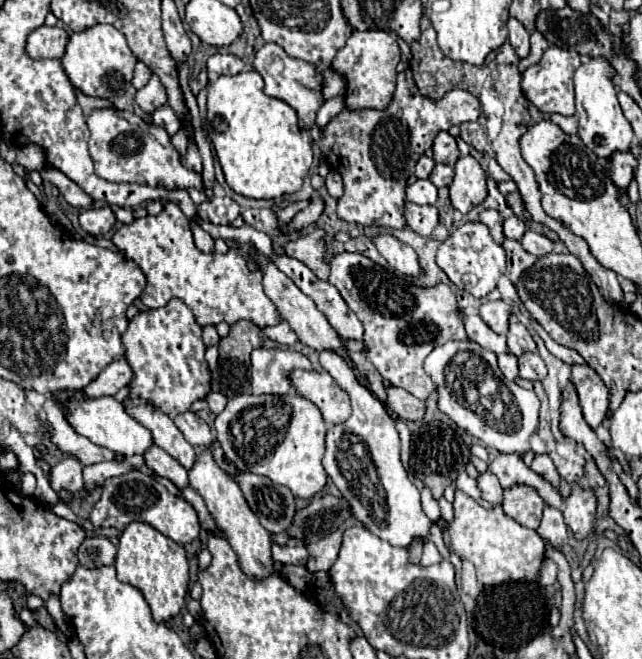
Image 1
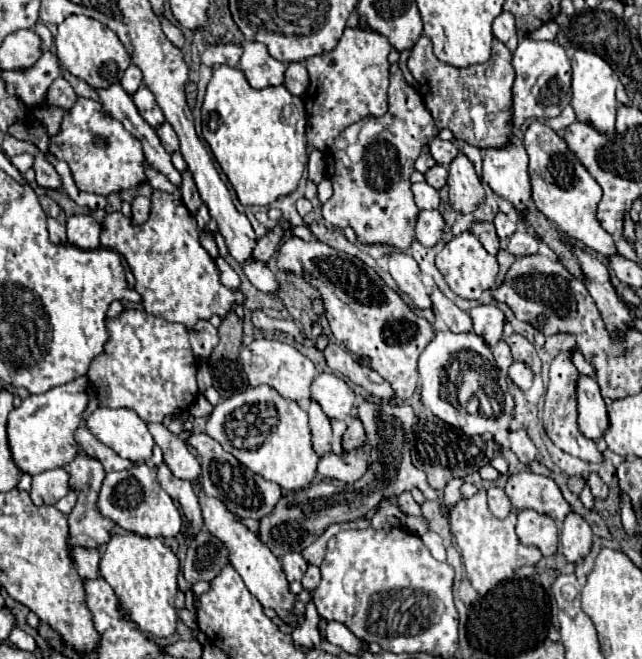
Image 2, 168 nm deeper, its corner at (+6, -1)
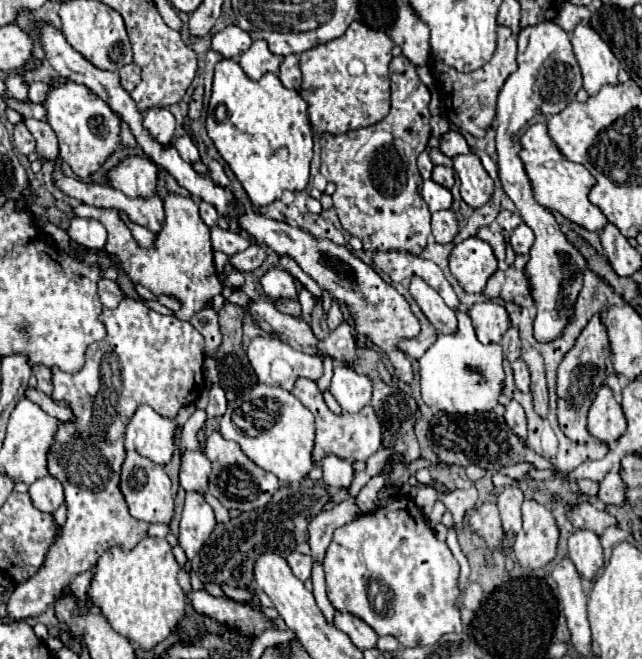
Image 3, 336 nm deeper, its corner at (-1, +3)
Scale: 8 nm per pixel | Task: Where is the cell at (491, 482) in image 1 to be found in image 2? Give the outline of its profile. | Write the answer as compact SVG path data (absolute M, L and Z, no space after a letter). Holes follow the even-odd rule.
M491 485L491 487L487 489L487 501L489 501L489 509L491 509L491 513L493 513L495 517L505 517L505 515L509 515L511 503L509 503L509 499L507 499L507 495L505 495L505 491L503 491L501 487Z

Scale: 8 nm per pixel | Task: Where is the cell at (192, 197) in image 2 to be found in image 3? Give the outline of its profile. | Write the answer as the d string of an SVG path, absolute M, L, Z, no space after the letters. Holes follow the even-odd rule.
M200 203L200 215L202 215L202 221L208 225L208 227L216 227L216 223L218 223L218 213L216 213L216 209L212 207L212 205L208 205L208 203Z

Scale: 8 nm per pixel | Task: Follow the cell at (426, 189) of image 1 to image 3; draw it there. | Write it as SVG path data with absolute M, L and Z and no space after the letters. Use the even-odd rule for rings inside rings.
M432 179L424 181L424 185L422 185L422 197L428 203L432 213L440 211L440 209L450 209L450 205L452 205L452 193L450 193L450 189L434 183Z

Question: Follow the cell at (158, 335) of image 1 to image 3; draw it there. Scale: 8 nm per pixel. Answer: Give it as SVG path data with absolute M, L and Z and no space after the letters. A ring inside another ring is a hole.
M124 297L116 309L104 309L100 313L100 321L106 327L106 337L88 347L84 355L84 367L78 373L64 373L58 367L52 367L52 399L64 401L74 413L72 421L60 423L56 439L52 443L52 451L48 451L48 473L50 477L60 479L64 487L64 503L68 509L68 517L66 523L60 527L56 539L52 541L52 547L48 549L40 571L22 585L18 585L6 599L8 617L14 621L38 617L40 613L44 613L76 575L96 565L104 551L112 547L132 551L132 547L136 547L148 535L150 523L134 519L128 513L124 497L120 495L120 469L126 455L124 427L140 405L150 405L156 413L164 417L176 417L182 407L198 399L198 393L204 387L204 337L188 321L160 315L130 297Z

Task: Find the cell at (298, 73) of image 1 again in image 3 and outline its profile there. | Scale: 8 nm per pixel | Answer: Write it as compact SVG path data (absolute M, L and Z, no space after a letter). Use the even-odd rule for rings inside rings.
M254 41L252 45L250 45L250 49L240 57L240 67L244 69L244 73L250 77L250 79L254 79L254 81L258 81L264 73L274 73L274 75L278 75L278 67L280 67L280 57L278 55L274 55L274 53L270 53L270 49L268 49L268 43L264 43L264 41Z

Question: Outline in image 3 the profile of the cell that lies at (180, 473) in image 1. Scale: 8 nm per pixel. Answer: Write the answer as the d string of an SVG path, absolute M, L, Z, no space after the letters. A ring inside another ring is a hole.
M186 493L186 505L180 519L180 547L186 551L188 559L192 559L200 547L208 541L210 533L216 527L214 511L204 501L202 493Z

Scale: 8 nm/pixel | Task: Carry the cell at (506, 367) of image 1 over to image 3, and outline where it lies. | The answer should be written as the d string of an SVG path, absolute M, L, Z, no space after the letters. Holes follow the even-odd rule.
M508 329L506 335L502 337L502 351L504 351L504 357L512 363L520 357L520 339L518 339L518 329Z

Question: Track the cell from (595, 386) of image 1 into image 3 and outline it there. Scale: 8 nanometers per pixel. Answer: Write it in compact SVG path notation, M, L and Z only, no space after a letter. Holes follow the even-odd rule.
M602 387L588 413L588 431L602 443L614 443L626 431L626 419L610 387Z

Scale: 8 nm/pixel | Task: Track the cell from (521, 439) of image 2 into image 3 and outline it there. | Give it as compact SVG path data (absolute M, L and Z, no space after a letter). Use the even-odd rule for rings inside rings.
M512 399L508 401L508 405L504 405L504 419L520 439L526 439L526 415L518 401Z

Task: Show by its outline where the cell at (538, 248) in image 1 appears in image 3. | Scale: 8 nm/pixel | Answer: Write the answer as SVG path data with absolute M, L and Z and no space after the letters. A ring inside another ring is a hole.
M520 223L520 225L512 231L512 235L510 235L510 245L512 245L514 253L526 255L526 253L530 251L532 243L534 243L534 233L532 233L532 229L530 229L526 223Z

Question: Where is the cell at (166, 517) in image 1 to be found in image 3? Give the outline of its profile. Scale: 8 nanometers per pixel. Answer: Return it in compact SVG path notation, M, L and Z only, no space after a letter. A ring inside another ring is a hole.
M130 451L122 465L120 489L122 489L122 495L126 497L132 517L148 521L148 523L170 523L172 521L174 497L172 497L172 489L170 489L170 479L162 465L156 465L150 459L142 457L140 453Z

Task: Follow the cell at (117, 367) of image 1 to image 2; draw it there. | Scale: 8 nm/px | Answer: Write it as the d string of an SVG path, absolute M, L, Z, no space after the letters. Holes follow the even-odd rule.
M87 375L77 377L65 385L53 387L47 393L30 395L24 399L21 405L9 413L7 421L7 435L9 435L9 447L15 459L15 465L21 473L37 475L47 469L65 467L69 465L77 455L81 455L81 445L75 441L75 431L81 423L81 413L87 409L91 395L97 391L97 387L91 383Z

